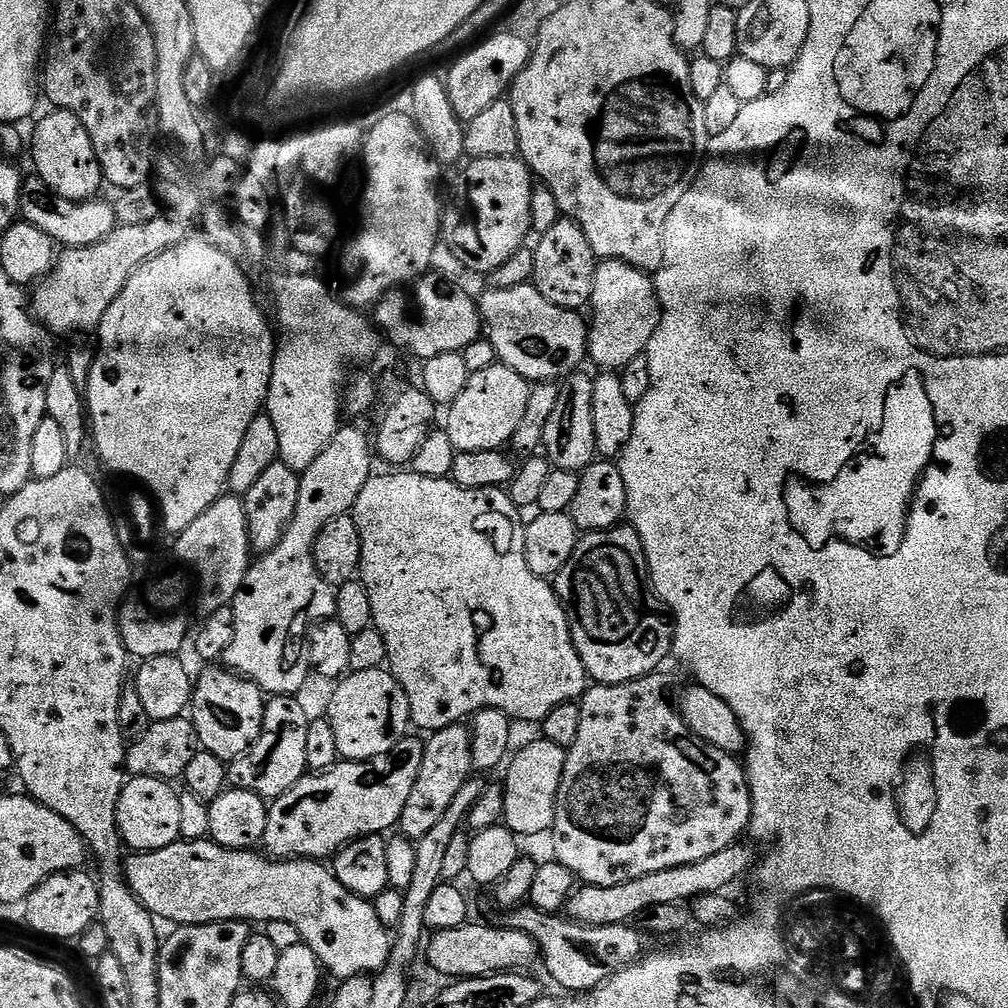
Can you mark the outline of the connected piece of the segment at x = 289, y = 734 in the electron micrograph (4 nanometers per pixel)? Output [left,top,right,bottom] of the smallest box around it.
[250,696,310,802]

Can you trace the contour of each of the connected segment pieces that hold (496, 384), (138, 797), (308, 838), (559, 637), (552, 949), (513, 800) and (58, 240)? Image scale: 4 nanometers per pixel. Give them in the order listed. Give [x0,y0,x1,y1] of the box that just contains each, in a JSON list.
[[446,363,530,452],[116,778,180,854],[263,755,424,862],[350,470,590,734],[510,906,645,994],[502,742,568,838],[19,174,118,248]]

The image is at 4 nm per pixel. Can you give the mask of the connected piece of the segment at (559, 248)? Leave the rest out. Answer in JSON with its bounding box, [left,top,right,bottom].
[530,218,597,310]

